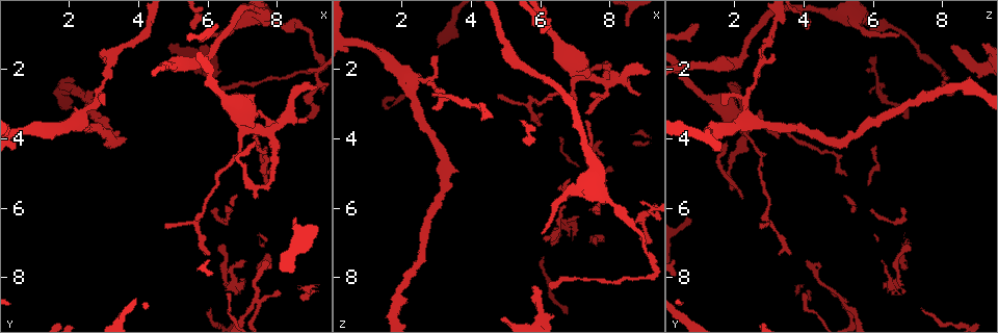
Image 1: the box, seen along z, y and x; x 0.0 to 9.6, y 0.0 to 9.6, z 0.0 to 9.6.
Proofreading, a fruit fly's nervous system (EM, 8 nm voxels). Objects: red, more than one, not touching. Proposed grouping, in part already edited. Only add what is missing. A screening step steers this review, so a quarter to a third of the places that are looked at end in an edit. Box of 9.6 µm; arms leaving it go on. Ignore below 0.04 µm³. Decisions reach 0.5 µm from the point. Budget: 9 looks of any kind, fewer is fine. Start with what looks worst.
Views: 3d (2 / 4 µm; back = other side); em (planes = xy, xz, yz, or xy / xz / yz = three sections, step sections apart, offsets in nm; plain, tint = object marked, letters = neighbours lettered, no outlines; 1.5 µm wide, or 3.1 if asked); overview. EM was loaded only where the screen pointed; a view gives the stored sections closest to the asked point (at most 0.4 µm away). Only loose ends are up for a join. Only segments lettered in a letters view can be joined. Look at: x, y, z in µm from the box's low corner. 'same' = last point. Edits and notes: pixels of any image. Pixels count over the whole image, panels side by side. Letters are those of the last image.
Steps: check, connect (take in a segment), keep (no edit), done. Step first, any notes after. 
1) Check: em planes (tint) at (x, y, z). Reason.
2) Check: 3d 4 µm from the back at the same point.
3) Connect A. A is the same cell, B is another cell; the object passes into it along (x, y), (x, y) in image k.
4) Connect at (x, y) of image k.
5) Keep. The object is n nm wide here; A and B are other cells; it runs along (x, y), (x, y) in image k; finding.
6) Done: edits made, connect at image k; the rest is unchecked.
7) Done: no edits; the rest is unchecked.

Check: 3d 4 µm at (6.30, 2.75, 8.15). An open end.

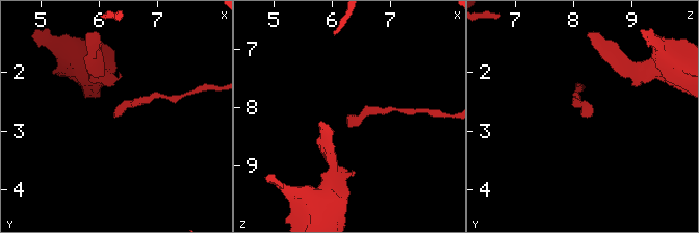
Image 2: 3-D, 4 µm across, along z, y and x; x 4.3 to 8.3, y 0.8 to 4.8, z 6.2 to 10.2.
Check: em planes (letters) at (6.30, 2.70, 8.15).

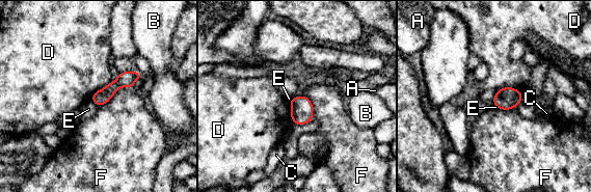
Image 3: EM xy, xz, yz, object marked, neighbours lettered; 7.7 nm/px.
Keep. The object is 120 nm wide here; A, B, C, D, E and F are other cells; a border runs along (90, 99), (98, 106) in image 3; none of them fits.

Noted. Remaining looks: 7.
Check: 3d 4 µm from the back at (9.15, 2.55, 2.00). Branch stops here.

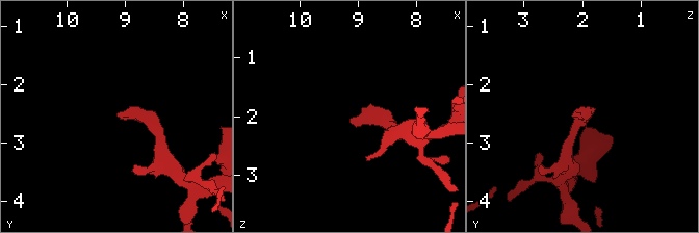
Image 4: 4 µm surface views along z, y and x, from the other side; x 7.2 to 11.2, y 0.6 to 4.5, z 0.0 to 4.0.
Check: em yz step 8 (letters) at (9.10, 2.50, 2.05). Now the EM.

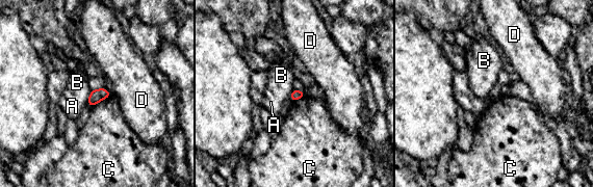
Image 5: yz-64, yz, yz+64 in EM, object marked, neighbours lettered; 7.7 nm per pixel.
Check: em planes (letters) at the same point.

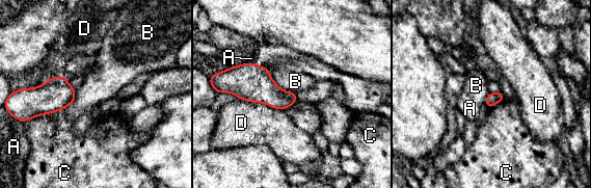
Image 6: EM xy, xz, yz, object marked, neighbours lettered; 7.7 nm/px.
Keep. A, B, C and D are other cells; a border runs along (271, 77), (283, 89), (296, 94) in image 6; none of them fits.

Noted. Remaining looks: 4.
Check: em yz step 8 (letters) at (2.95, 1.60, 3.10). An open end.

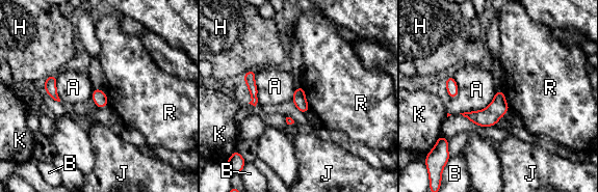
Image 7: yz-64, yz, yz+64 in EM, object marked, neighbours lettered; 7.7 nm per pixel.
Keep. The object is 100 nm wide here; A, B, H, J, K and R are other cells; a border runs along (496, 91), (486, 107), (460, 113) in image 7; none of them fits.

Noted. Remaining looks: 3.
Check: 3d 2 µm at (7.35, 4.05, 1.75). Thin end.

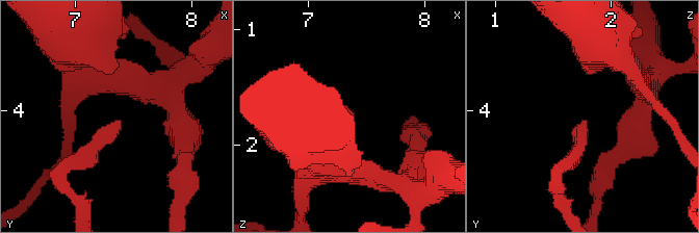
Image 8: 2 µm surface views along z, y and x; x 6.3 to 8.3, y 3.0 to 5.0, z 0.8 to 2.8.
Check: em xz step 8 (tint) at (7.36, 4.12, 1.80).

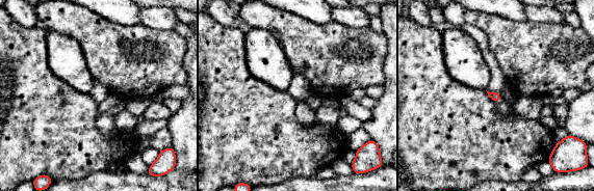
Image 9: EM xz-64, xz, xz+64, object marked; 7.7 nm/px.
Check: em planes (letters) at the same point. Another direction.

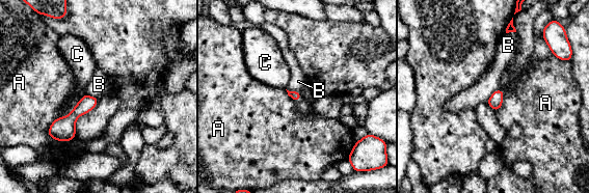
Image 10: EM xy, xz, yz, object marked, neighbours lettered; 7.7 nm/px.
Keep. A, B and C are other cells; a border runs along (56, 117), (48, 134), (71, 141) in image 10; none of them fits.

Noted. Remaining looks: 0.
Done: no edits; the rest is unchecked.

